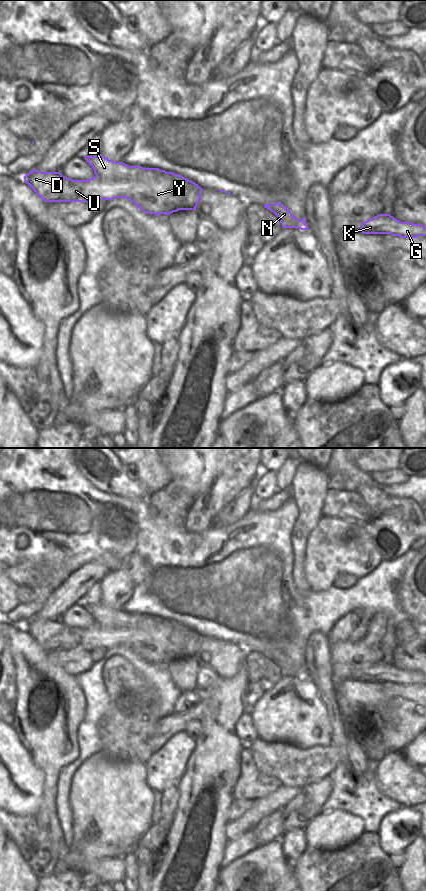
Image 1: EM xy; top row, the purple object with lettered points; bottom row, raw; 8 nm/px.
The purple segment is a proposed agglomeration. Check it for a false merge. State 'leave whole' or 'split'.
split

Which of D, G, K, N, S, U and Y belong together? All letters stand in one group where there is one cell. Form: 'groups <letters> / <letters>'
groups D U Y / G K N S

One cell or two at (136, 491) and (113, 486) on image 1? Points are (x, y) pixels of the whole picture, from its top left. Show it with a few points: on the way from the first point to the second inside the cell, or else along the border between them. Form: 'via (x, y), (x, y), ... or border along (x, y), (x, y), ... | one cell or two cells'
via (130, 487), (119, 486) | one cell

